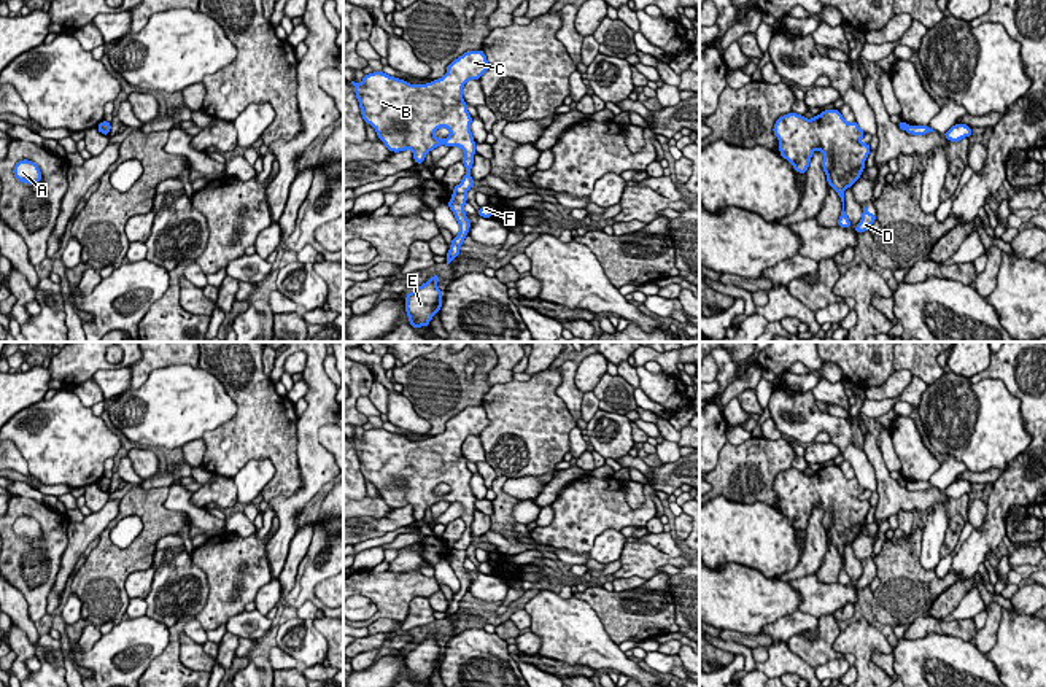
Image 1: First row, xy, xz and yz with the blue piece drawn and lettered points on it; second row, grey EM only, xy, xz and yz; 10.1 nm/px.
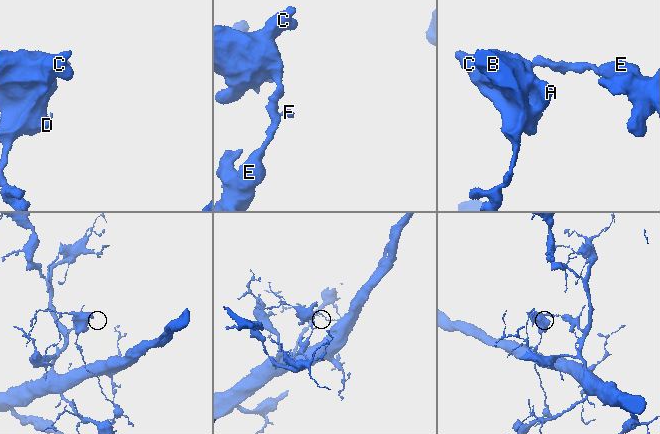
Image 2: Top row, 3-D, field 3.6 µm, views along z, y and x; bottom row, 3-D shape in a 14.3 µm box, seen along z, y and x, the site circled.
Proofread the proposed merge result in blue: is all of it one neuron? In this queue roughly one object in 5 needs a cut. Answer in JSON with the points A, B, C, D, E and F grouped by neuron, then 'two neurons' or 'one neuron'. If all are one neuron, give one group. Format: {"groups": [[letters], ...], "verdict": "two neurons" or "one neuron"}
{"groups": [["A", "B", "C", "D"], ["E", "F"]], "verdict": "two neurons"}

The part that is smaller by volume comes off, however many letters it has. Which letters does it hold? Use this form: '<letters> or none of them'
A, B, C, D

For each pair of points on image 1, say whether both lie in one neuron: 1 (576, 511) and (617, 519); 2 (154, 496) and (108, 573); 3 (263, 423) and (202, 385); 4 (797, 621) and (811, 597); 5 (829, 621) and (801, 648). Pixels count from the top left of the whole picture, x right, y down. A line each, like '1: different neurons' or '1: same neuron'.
1: same neuron
2: same neuron
3: different neurons
4: different neurons
5: same neuron

